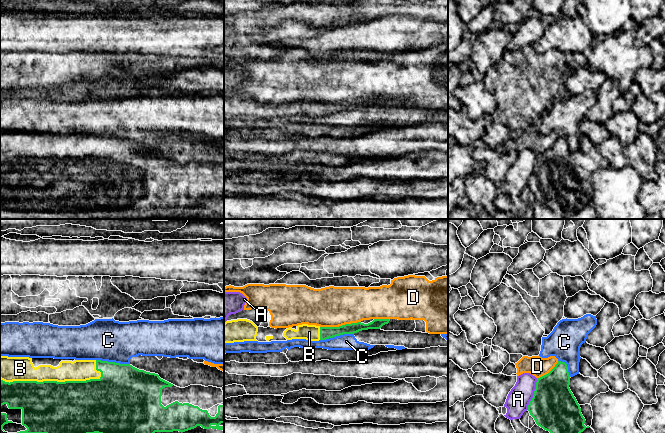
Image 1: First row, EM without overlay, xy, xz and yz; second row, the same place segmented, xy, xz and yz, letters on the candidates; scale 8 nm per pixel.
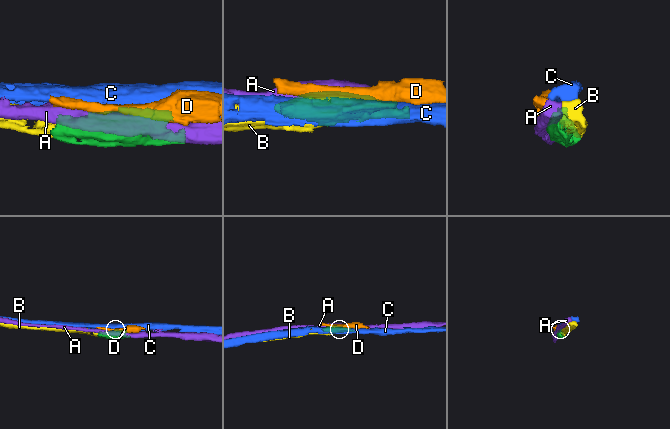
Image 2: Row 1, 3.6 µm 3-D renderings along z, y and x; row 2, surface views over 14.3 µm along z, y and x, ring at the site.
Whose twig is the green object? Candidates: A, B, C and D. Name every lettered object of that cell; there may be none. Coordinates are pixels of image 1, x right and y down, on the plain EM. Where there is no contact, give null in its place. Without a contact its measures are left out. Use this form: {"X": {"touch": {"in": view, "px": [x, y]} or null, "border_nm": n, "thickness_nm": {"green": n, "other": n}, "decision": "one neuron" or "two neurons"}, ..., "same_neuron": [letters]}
{"A": {"touch": {"in": "yz", "px": [534, 170]}, "border_nm": 260, "thickness_nm": {"green": 380, "other": 190}, "decision": "two neurons"}, "B": {"touch": {"in": "xy", "px": [52, 157]}, "border_nm": 800, "thickness_nm": {"green": 440, "other": 180}, "decision": "one neuron"}, "C": {"touch": {"in": "xy", "px": [113, 138]}, "border_nm": 280, "thickness_nm": {"green": 420, "other": 340}, "decision": "two neurons"}, "D": {"touch": {"in": "xz", "px": [340, 102]}, "border_nm": 340, "thickness_nm": {"green": 100, "other": 320}, "decision": "two neurons"}, "same_neuron": ["B"]}

